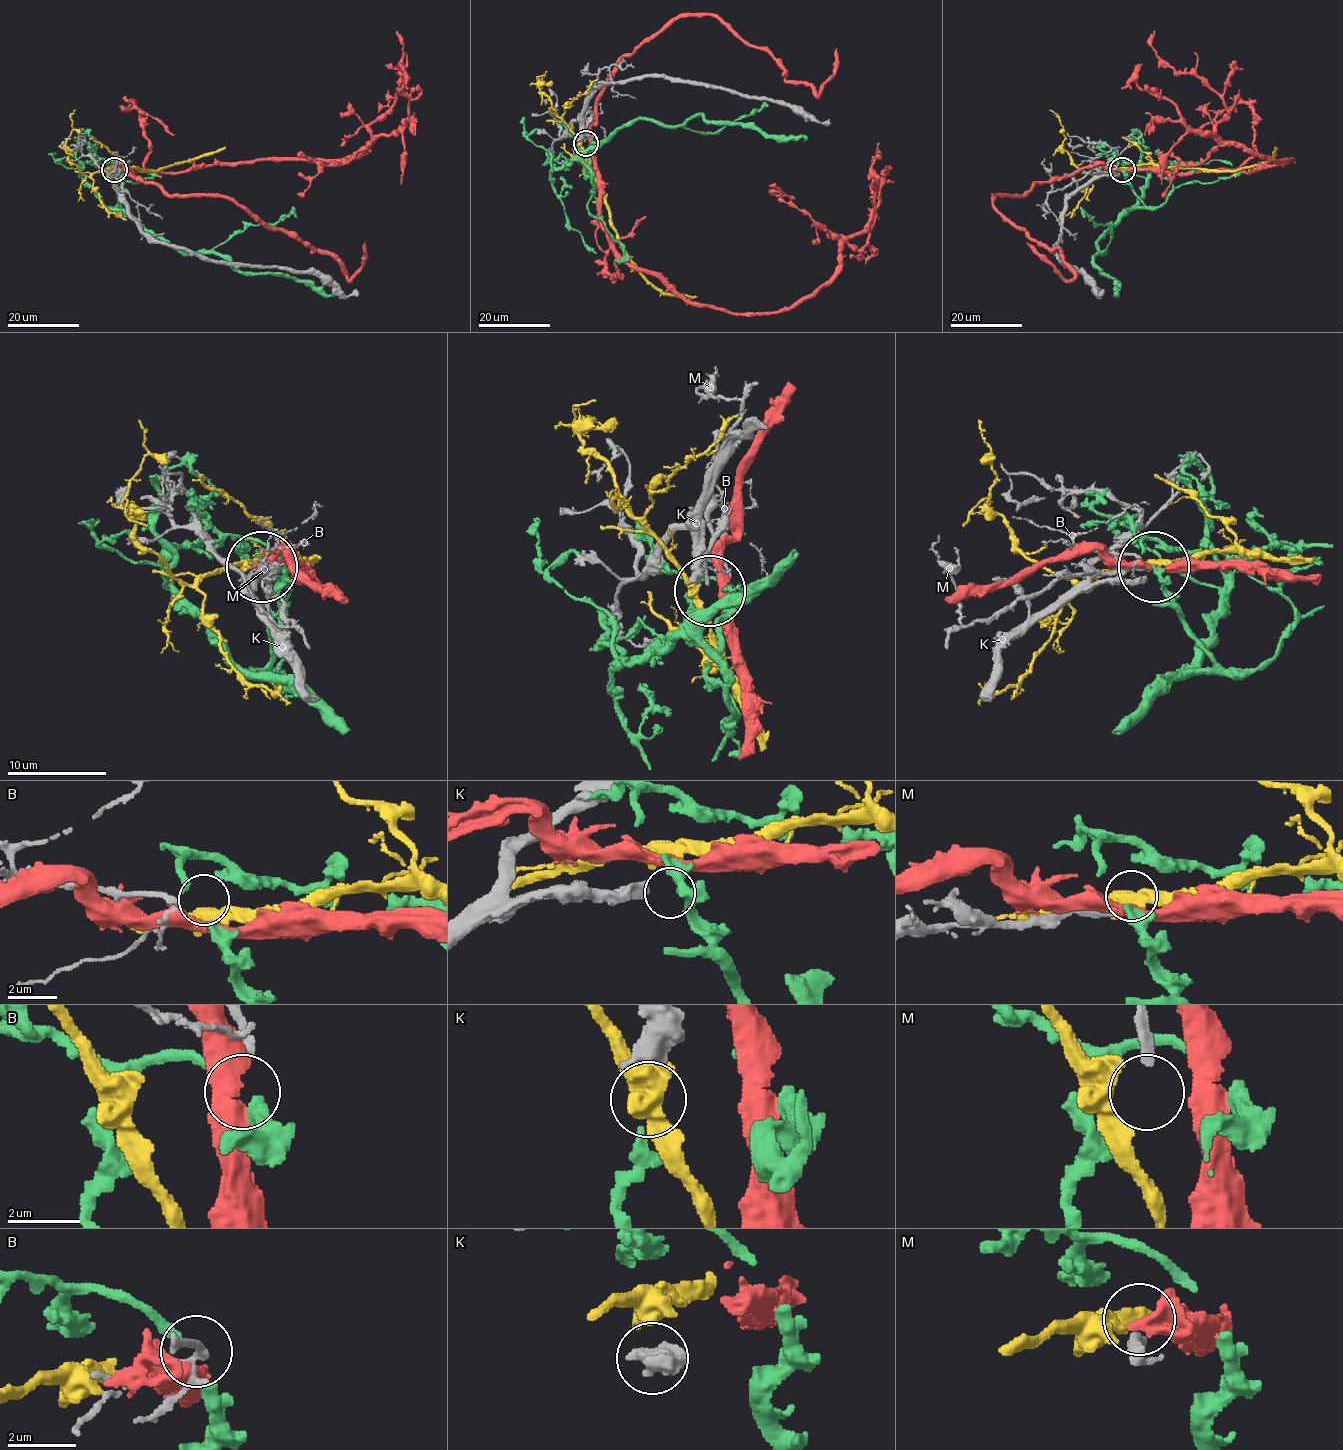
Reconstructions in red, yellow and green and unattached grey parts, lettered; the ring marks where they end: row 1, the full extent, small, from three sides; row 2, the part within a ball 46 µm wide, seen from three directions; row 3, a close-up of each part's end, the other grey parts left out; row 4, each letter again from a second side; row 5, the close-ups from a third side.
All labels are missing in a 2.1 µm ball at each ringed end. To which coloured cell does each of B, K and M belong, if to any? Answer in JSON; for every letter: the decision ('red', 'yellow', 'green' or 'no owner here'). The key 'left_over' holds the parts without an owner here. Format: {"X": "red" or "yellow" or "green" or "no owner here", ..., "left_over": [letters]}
{"B": "no owner here", "K": "no owner here", "M": "yellow", "left_over": ["B", "K"]}

